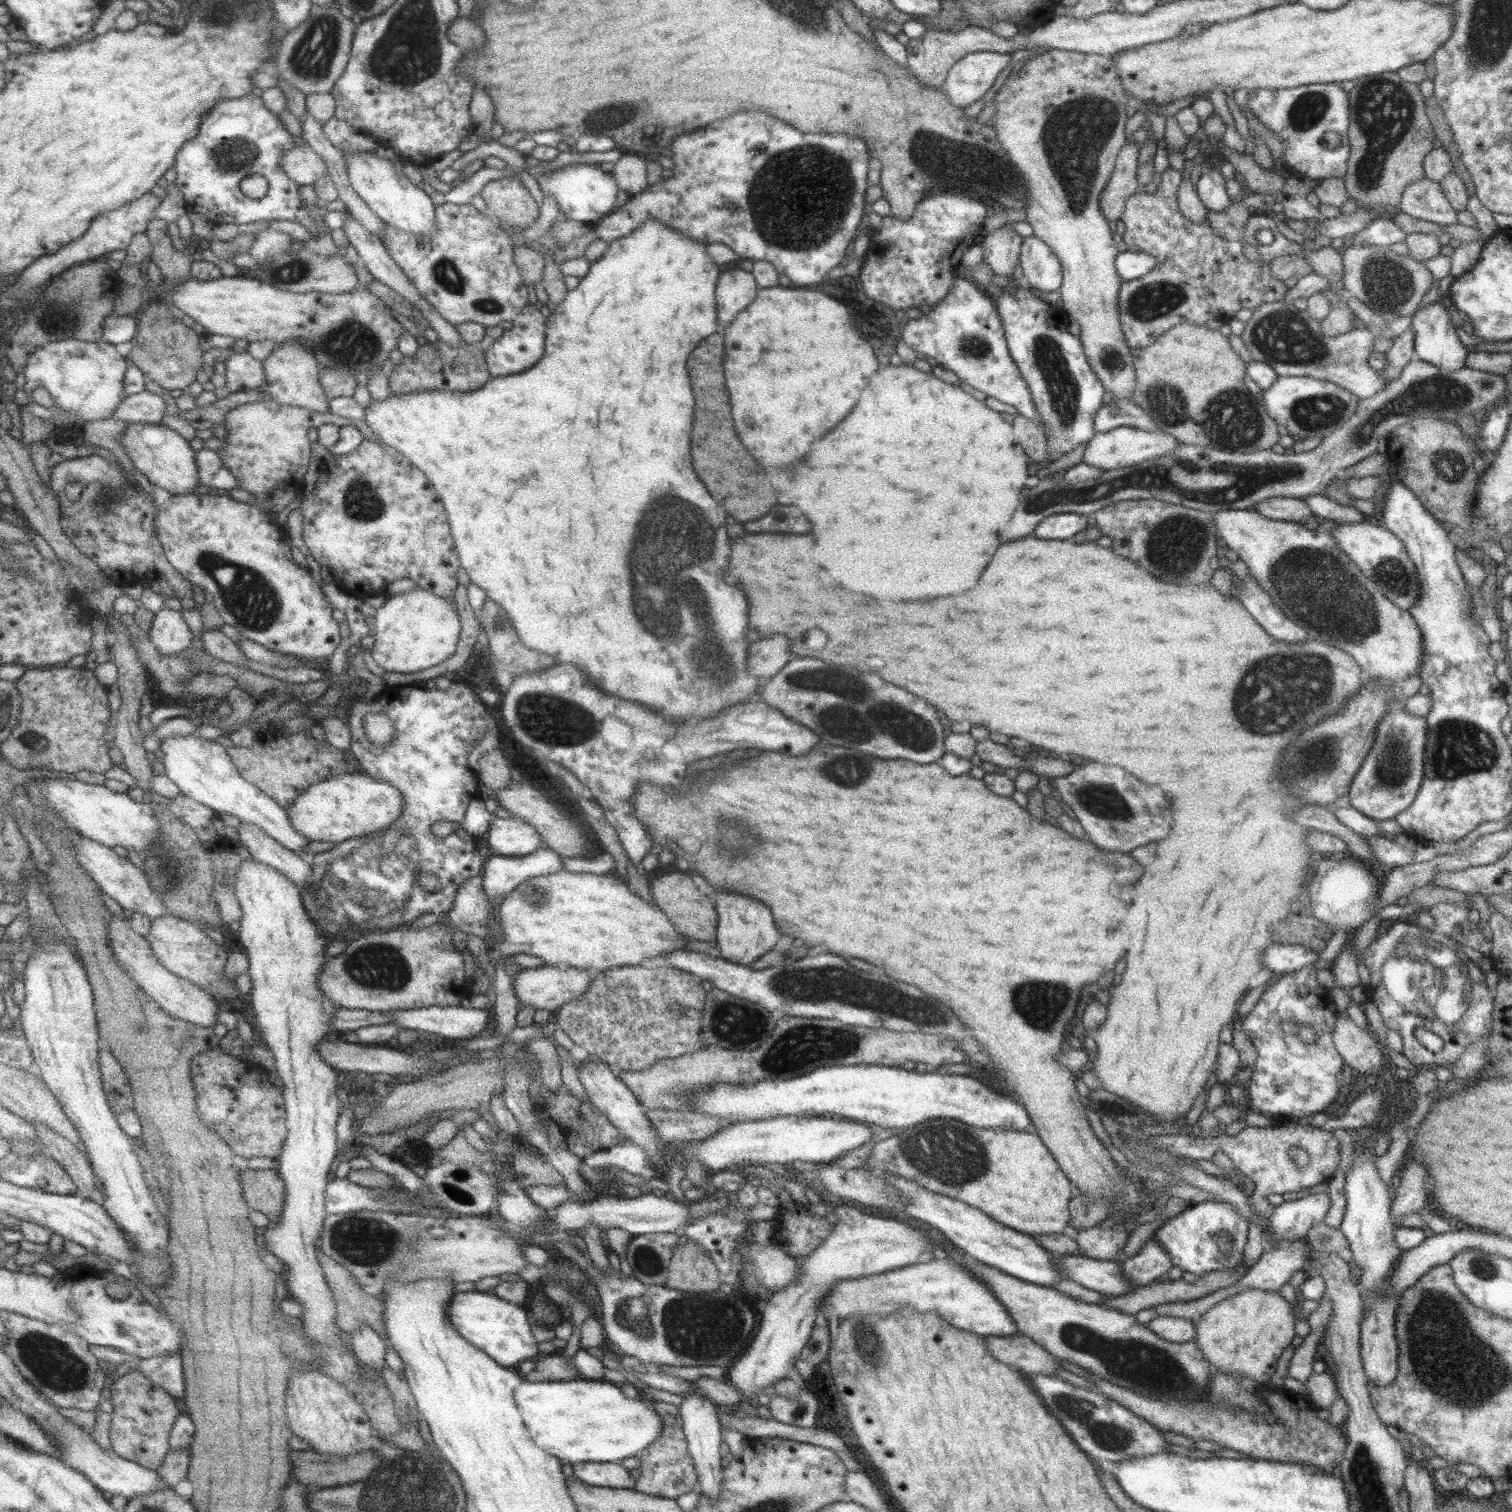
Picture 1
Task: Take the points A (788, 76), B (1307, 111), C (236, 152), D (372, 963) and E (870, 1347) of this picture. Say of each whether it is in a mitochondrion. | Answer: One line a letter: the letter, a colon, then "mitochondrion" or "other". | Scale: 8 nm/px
A: other
B: mitochondrion
C: mitochondrion
D: mitochondrion
E: mitochondrion

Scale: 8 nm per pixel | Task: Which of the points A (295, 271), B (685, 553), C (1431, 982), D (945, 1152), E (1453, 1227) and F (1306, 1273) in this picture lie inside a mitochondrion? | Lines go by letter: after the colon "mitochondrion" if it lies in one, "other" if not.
A: mitochondrion
B: mitochondrion
C: mitochondrion
D: mitochondrion
E: other
F: other

